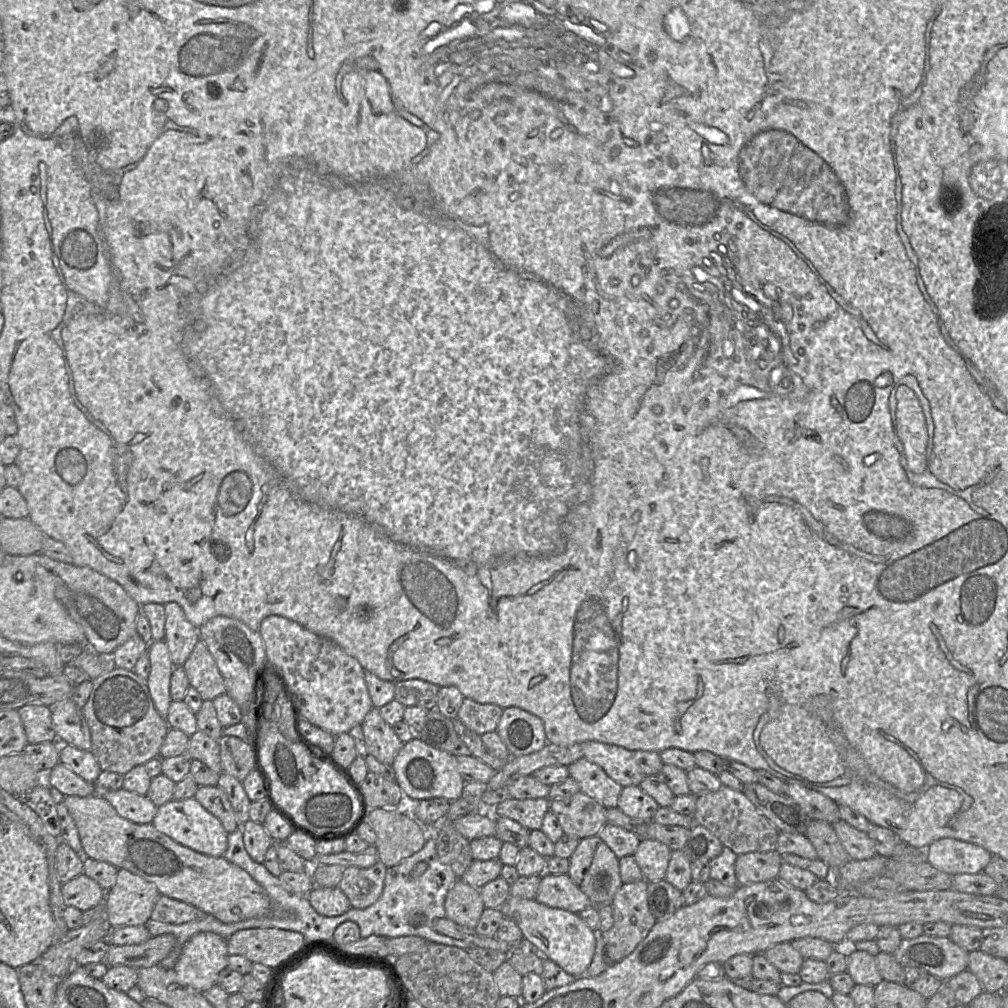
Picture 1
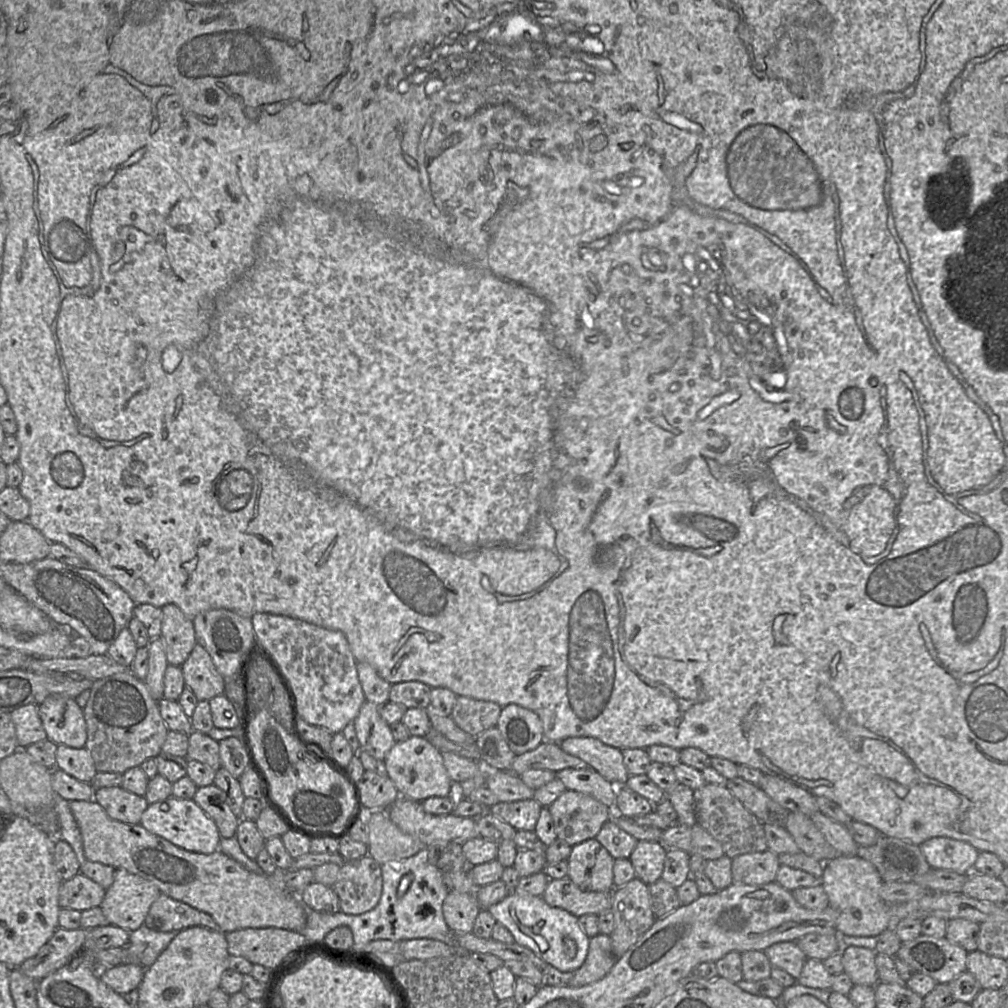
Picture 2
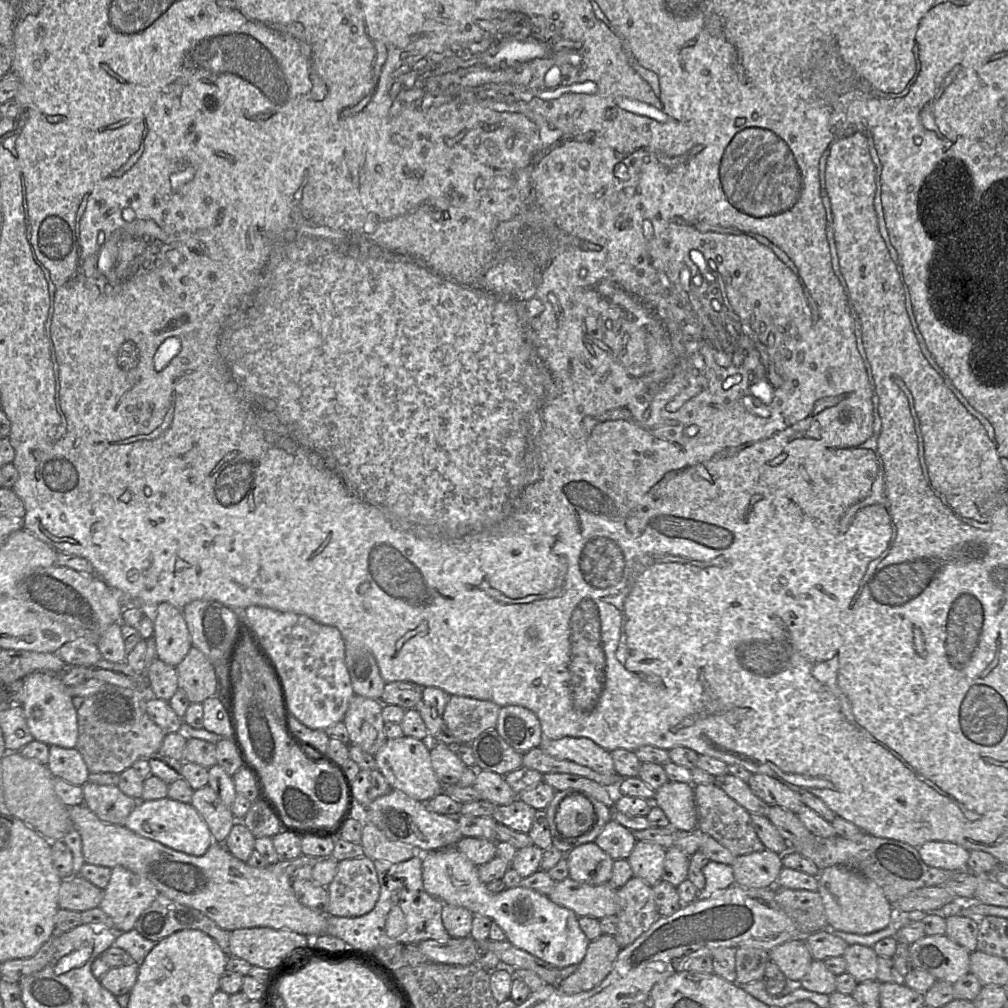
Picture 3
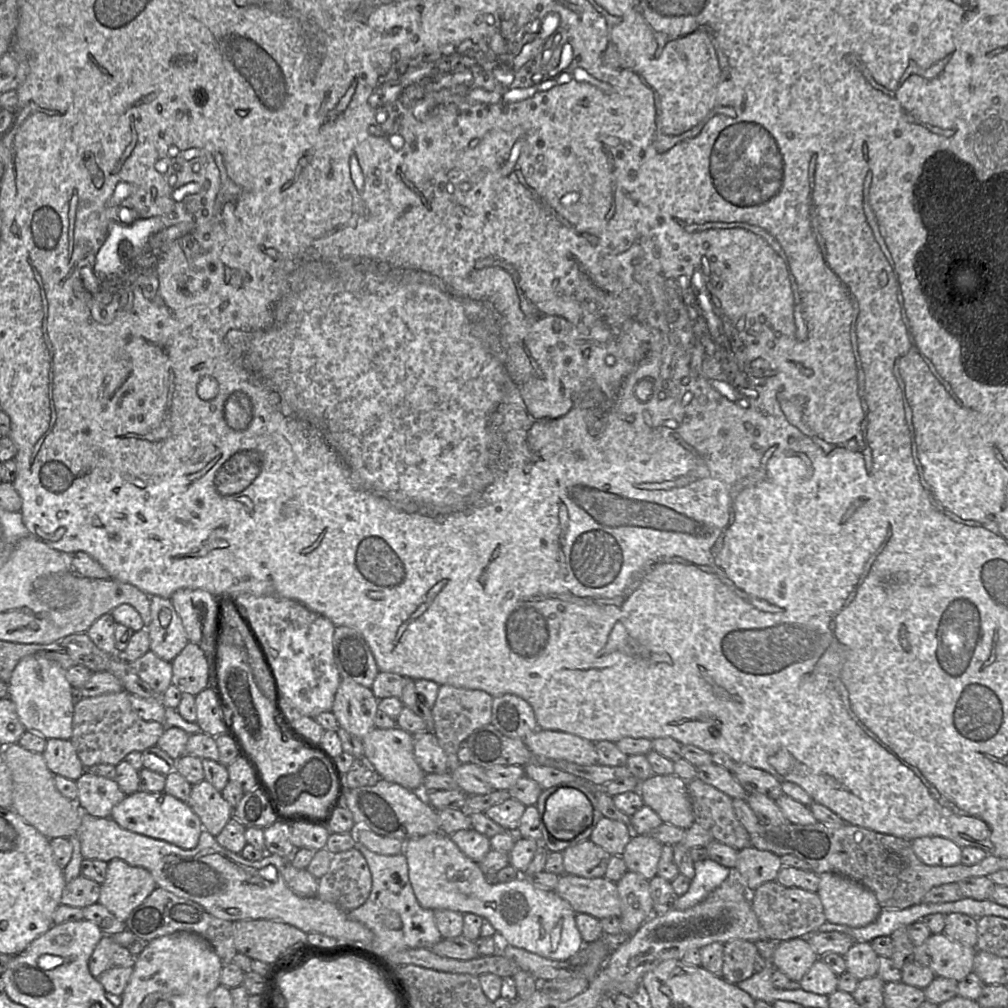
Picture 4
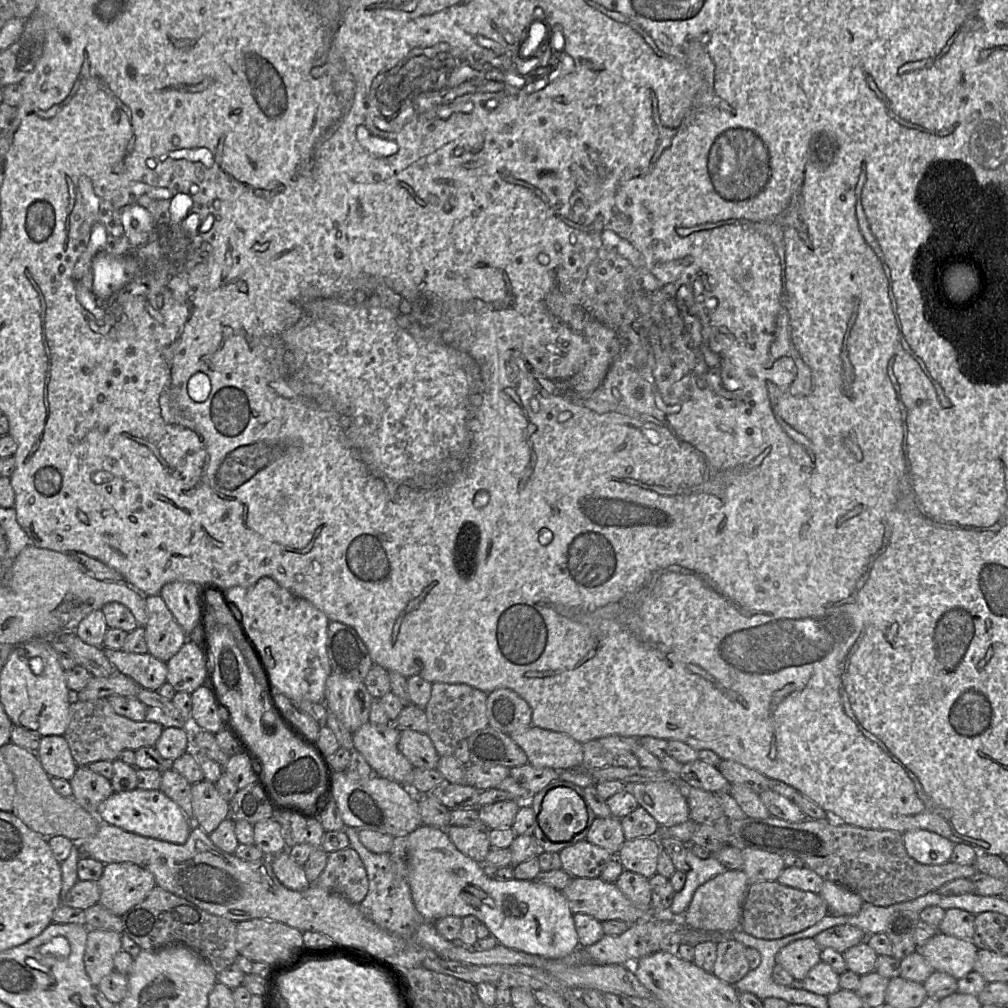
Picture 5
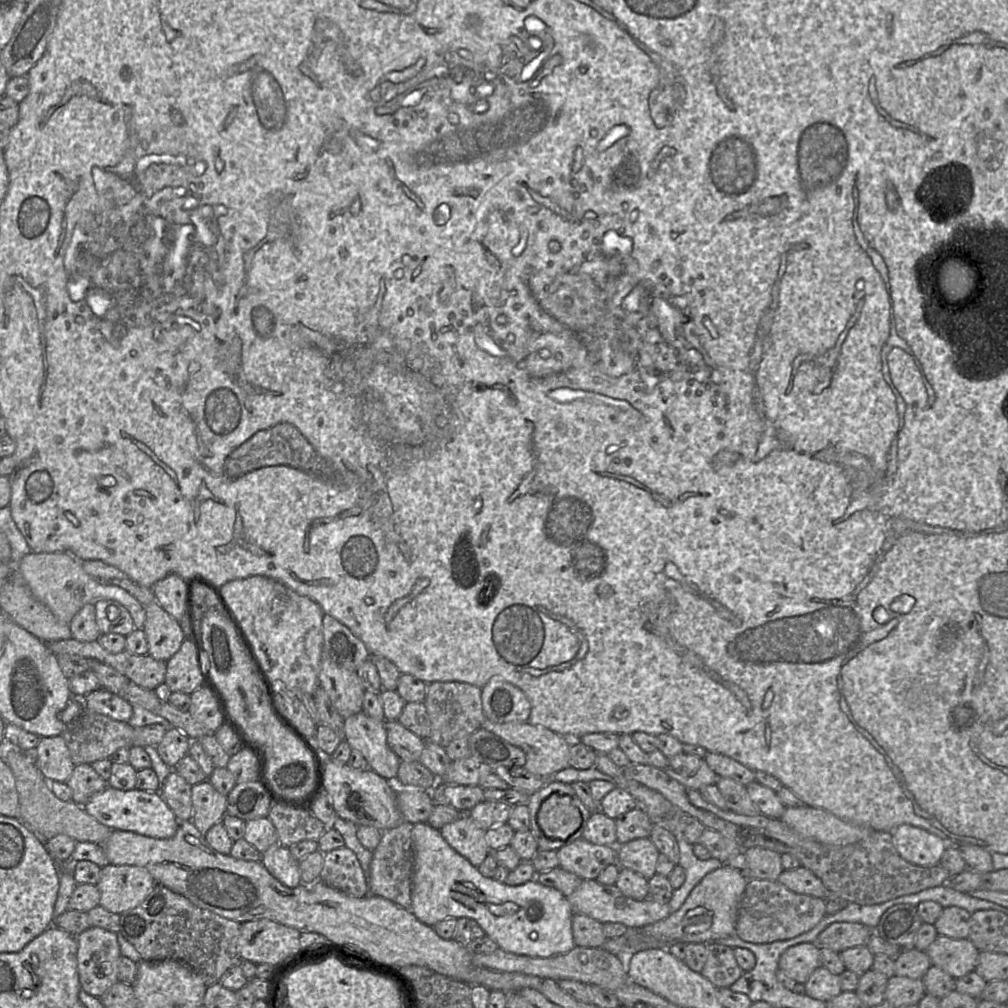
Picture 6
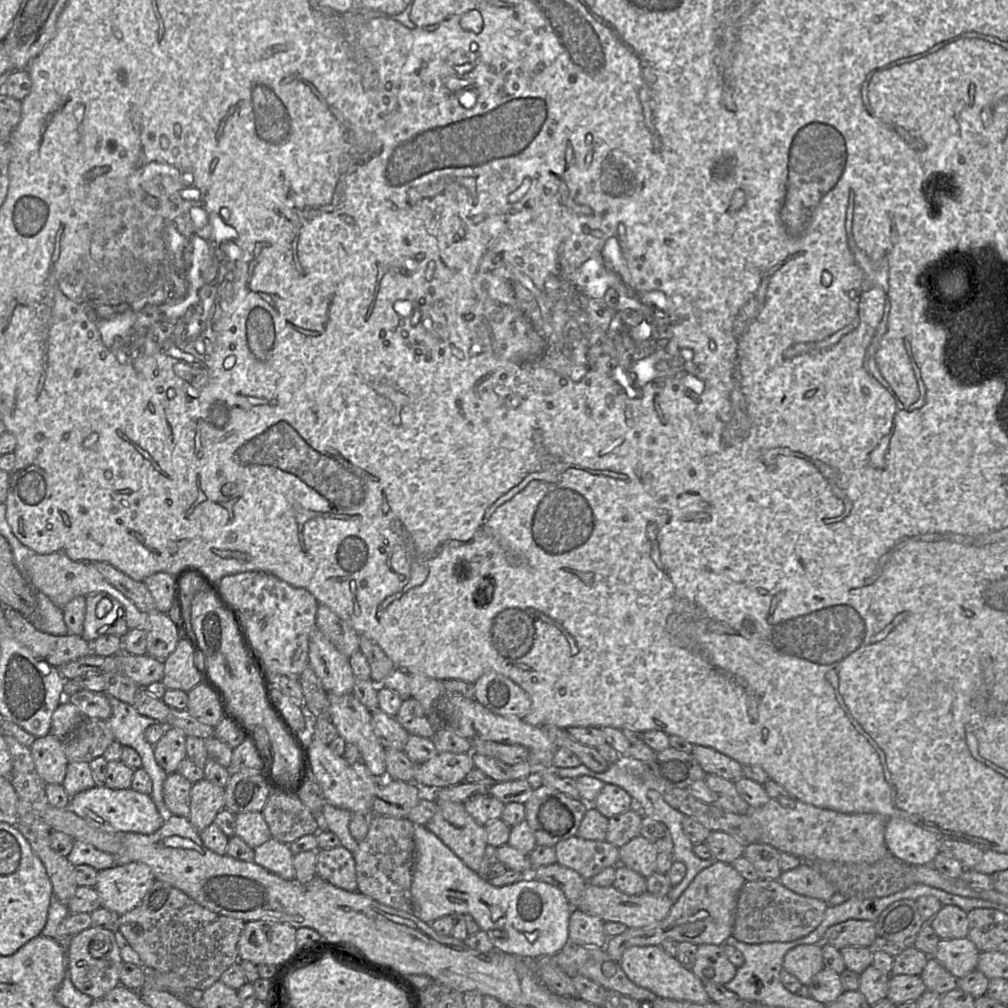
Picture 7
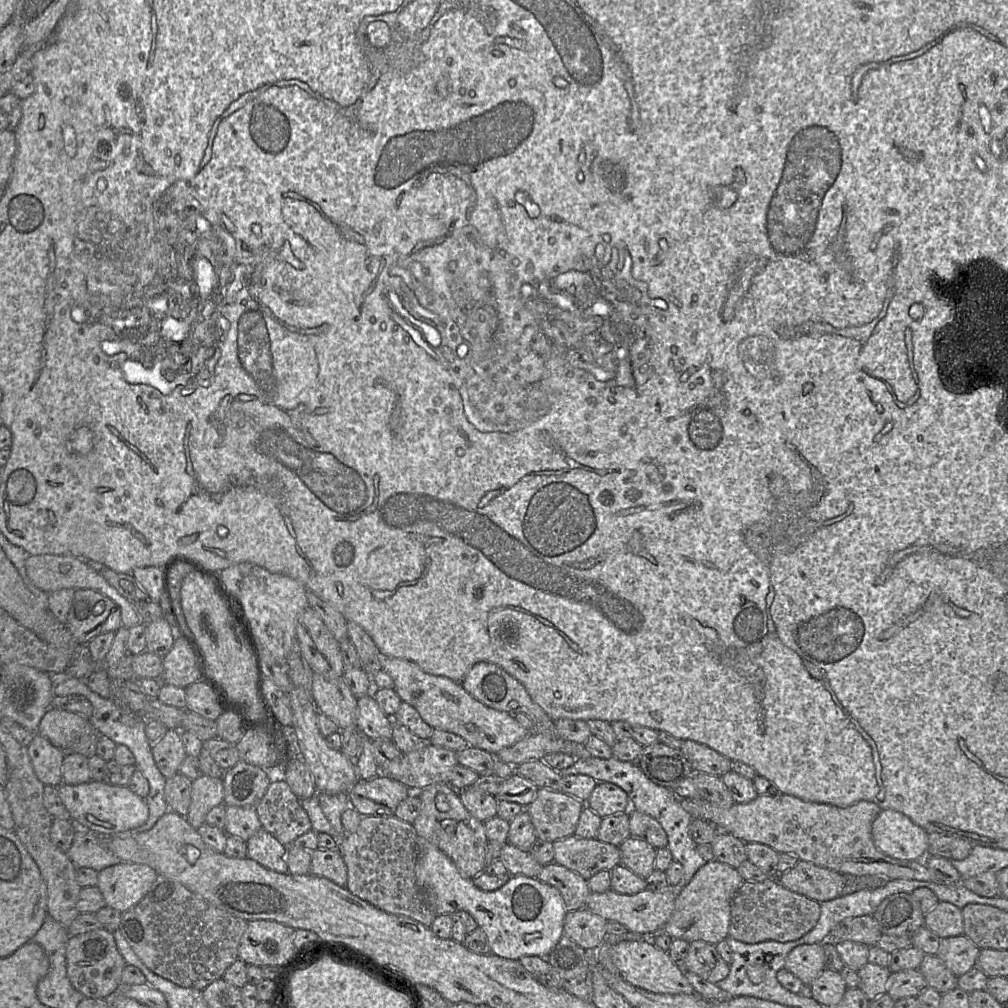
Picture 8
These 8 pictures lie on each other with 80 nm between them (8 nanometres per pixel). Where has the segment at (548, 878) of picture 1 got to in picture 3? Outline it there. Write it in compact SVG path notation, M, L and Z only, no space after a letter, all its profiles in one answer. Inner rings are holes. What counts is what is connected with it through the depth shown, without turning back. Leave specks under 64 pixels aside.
M567 877L555 883L548 897L552 902L572 910L578 917L600 920L616 915L616 891L609 882L591 885Z

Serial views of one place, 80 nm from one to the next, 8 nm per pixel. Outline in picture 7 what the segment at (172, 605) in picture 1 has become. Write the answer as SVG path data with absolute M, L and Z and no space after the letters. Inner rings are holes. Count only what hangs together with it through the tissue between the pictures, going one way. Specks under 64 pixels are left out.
M156 608L145 614L142 628L147 636L147 654L162 662L175 650L180 638L189 636L184 628L178 629L168 614L160 612Z

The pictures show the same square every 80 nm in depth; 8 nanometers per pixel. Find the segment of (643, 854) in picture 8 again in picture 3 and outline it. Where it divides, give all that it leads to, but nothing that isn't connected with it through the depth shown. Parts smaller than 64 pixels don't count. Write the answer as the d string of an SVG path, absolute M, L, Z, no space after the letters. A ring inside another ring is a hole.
M637 841L627 860L633 874L653 887L662 880L666 849L651 841Z

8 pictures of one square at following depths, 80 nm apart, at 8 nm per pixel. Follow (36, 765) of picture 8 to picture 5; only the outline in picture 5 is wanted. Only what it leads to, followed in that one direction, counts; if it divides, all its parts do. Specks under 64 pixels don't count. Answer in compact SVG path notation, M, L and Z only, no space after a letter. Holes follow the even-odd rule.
M64 736L41 737L36 754L51 778L70 781L78 768Z

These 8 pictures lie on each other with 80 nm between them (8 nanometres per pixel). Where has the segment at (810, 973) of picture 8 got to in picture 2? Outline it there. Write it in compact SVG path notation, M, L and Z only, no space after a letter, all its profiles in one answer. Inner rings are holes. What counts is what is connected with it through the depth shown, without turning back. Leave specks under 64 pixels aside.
M795 941L779 942L763 951L771 965L783 969L796 980L800 977L807 956Z

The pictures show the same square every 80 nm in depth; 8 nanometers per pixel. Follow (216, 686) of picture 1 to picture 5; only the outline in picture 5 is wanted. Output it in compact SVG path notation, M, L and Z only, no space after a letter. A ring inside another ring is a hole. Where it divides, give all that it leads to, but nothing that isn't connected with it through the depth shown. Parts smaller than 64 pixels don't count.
M187 639L180 650L167 661L166 681L176 692L191 694L207 684L206 659L202 647Z

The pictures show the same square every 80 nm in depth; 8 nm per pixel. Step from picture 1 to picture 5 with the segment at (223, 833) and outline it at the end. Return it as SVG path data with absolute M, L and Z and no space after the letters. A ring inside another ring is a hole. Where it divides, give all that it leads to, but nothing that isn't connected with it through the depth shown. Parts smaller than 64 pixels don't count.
M135 788L114 792L98 806L96 816L102 823L117 826L127 832L175 844L184 844L193 826L182 809L160 790Z

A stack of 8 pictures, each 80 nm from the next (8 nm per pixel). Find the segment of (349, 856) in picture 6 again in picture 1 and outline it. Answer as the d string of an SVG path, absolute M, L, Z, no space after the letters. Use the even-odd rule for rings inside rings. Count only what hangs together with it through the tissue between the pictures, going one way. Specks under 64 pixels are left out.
M380 861L368 868L347 867L338 885L351 907L365 909L374 904L384 888L387 867Z

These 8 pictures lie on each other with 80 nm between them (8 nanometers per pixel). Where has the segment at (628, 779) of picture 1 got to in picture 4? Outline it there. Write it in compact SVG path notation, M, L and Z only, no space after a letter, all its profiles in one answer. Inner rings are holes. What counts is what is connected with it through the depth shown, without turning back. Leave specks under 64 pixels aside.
M537 729L524 739L532 755L579 765L597 764L594 743L574 734Z

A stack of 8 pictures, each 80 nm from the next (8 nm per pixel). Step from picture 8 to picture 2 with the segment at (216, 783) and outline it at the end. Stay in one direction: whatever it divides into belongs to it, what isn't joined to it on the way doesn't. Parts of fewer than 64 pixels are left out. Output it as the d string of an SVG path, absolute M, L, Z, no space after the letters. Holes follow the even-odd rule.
M214 784L199 787L193 800L215 822L221 838L235 836L240 818L233 814L220 788Z

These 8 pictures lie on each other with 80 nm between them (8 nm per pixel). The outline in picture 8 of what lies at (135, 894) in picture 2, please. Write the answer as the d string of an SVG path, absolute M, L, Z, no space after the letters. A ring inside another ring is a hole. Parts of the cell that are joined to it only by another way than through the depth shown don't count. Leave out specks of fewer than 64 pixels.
M121 861L98 872L97 887L106 906L124 913L142 900L157 876L148 864Z

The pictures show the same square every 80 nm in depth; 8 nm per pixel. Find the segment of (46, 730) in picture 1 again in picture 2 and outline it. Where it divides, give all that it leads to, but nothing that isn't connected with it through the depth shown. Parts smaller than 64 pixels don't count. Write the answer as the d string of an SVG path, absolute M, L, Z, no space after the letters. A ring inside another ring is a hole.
M27 704L15 709L11 712L11 718L15 725L19 749L47 739L38 704Z

